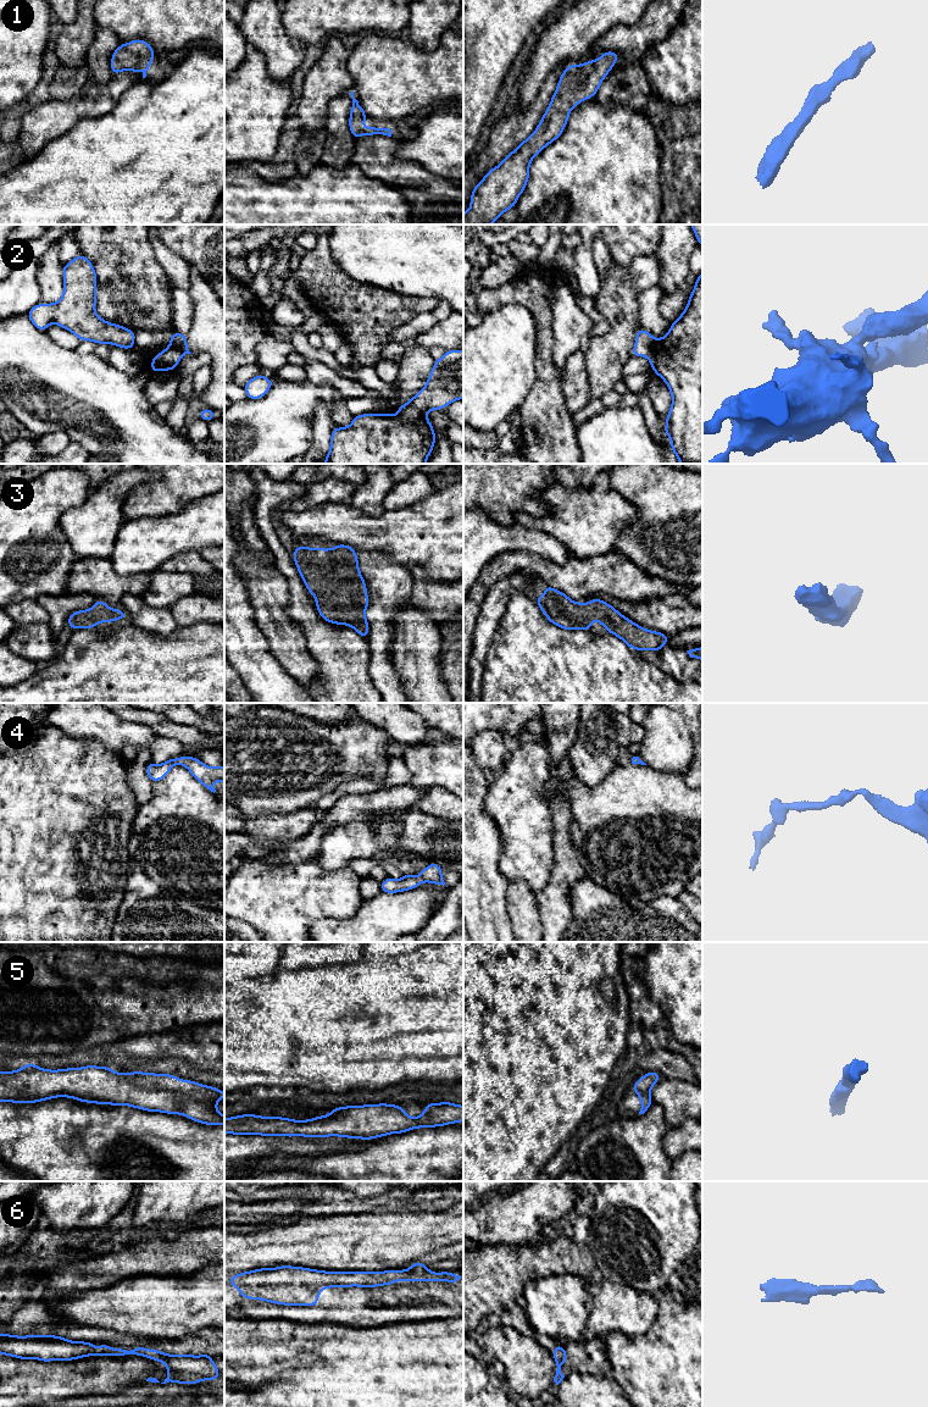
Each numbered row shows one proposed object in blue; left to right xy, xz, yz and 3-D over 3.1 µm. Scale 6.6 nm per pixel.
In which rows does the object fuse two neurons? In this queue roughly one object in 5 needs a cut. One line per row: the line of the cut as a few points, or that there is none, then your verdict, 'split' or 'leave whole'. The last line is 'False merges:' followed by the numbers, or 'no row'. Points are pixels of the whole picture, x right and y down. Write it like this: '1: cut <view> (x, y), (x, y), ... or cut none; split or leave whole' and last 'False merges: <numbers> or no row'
1: cut none; leave whole
2: cut xz (406, 404), (414, 405), (424, 414); split
3: cut none; leave whole
4: cut none; leave whole
5: cut none; leave whole
6: cut none; leave whole
False merges: 2

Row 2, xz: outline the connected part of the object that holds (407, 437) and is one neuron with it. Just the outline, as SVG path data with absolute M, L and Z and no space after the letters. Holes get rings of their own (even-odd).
M401 404L396 415L362 414L349 427L332 428L330 449L323 464L426 464L435 432L426 414Z

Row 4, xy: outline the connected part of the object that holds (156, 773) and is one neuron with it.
M182 755L180 758L171 758L160 765L155 765L149 761L145 770L151 781L157 782L165 779L170 770L179 763L185 766L201 785L204 785L207 790L213 793L216 792L213 782L224 782L224 766L211 768L205 765L198 758L188 755Z

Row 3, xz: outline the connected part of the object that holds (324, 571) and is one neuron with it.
M345 544L333 549L296 545L293 554L307 591L316 597L321 617L330 624L349 625L367 638L369 626L365 611L369 598L355 549Z

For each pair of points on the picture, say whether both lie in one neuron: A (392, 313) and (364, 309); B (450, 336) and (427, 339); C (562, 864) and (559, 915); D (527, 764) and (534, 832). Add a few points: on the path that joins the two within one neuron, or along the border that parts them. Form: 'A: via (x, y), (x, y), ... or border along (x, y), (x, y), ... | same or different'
A: via (384, 313), (371, 313) | same
B: via (444, 336), (433, 338) | same
C: via (562, 876), (559, 884), (559, 903) | same
D: via (527, 781), (527, 815) | same

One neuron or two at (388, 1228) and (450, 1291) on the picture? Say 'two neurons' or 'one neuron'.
two neurons

